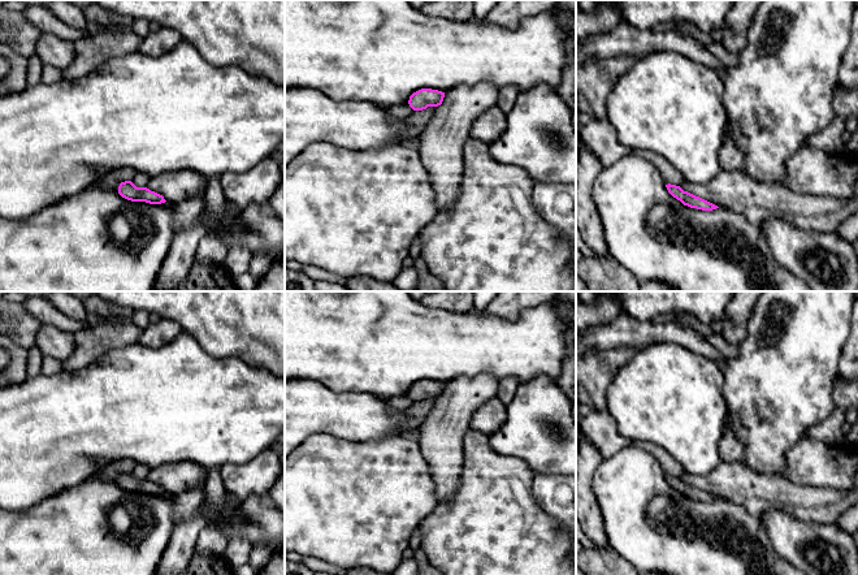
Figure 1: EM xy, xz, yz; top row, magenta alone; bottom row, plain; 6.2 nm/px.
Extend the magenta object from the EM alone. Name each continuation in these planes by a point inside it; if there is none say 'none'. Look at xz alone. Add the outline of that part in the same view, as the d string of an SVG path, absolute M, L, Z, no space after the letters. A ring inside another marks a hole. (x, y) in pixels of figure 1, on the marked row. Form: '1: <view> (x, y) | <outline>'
none

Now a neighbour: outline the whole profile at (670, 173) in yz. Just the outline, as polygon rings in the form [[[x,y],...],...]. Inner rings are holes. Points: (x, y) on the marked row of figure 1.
[[[630,150],[629,154],[641,156],[651,161],[660,172],[666,185],[671,183],[681,186],[686,182],[682,174],[667,159],[664,159],[659,154],[647,150]]]

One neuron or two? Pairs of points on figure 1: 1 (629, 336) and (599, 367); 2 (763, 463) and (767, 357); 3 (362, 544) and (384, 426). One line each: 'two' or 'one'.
1: two
2: one
3: two

